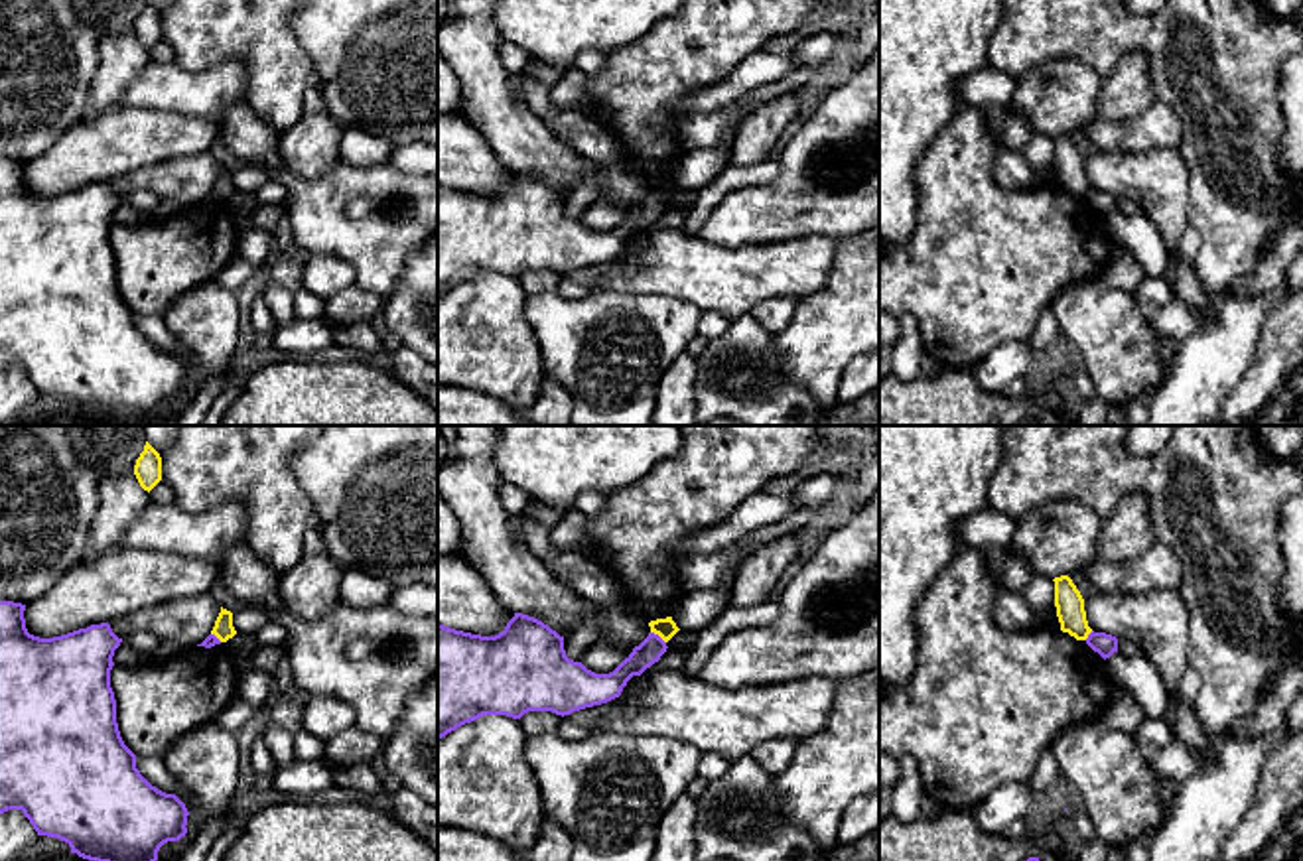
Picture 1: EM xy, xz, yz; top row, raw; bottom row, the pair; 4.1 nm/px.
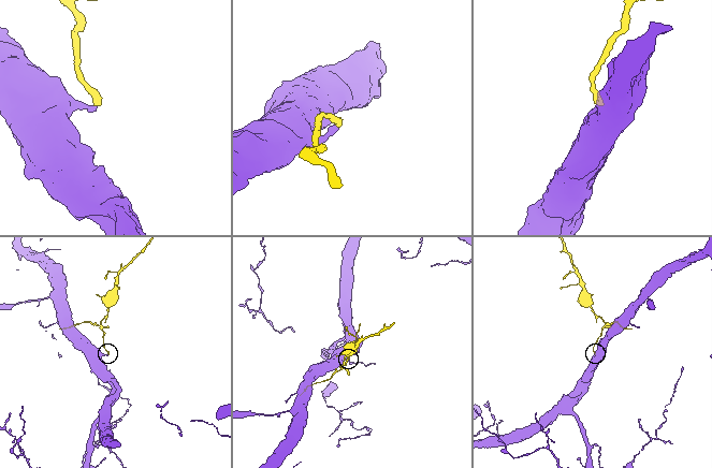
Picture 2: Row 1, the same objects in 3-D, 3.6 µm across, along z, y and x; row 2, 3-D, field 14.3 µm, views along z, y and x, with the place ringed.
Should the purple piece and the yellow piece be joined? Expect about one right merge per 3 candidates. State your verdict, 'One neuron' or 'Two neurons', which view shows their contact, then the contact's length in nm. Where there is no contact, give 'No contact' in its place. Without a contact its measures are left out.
Two neurons. Touches purple in xz. Shared border 80 nm

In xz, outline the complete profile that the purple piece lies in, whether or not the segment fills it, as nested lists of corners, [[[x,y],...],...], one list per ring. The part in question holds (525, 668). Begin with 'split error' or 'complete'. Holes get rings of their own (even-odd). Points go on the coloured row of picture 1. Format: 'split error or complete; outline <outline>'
complete; outline [[[522,613],[495,636],[438,623],[438,741],[483,715],[520,719],[528,711],[552,711],[564,717],[607,703],[666,648],[649,632],[613,672],[595,674],[566,656],[564,636]]]

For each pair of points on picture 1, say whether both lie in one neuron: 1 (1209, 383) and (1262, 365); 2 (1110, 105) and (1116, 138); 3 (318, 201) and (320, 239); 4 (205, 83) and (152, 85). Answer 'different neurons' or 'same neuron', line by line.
1: different neurons
2: different neurons
3: same neuron
4: same neuron

